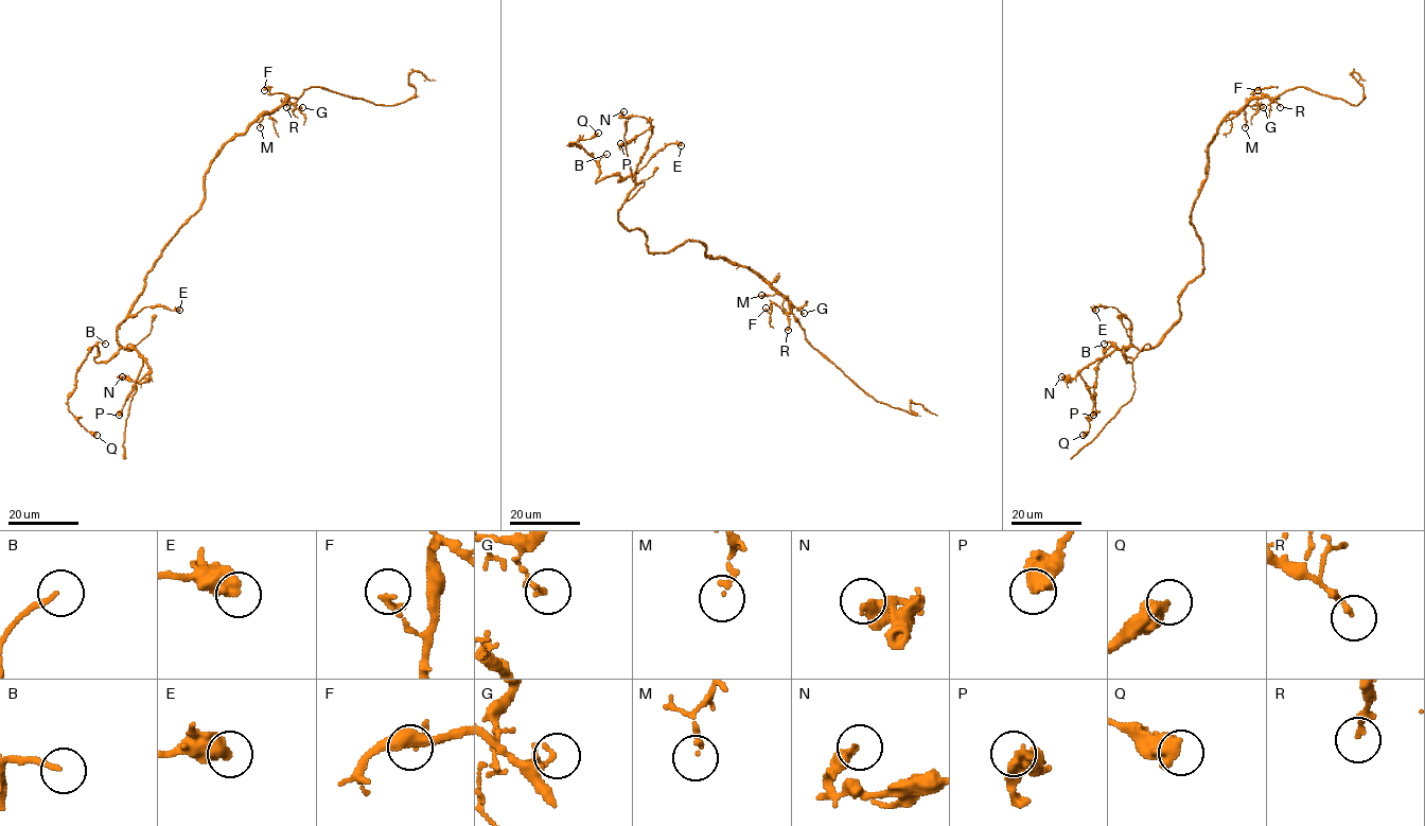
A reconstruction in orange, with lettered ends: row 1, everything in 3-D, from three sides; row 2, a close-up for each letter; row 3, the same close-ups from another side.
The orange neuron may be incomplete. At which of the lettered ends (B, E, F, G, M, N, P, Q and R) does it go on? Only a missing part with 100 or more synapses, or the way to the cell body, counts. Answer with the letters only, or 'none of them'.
none of them

